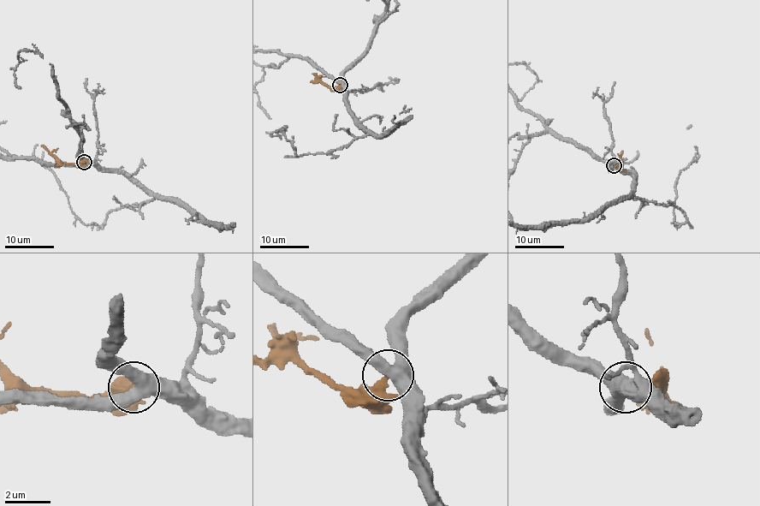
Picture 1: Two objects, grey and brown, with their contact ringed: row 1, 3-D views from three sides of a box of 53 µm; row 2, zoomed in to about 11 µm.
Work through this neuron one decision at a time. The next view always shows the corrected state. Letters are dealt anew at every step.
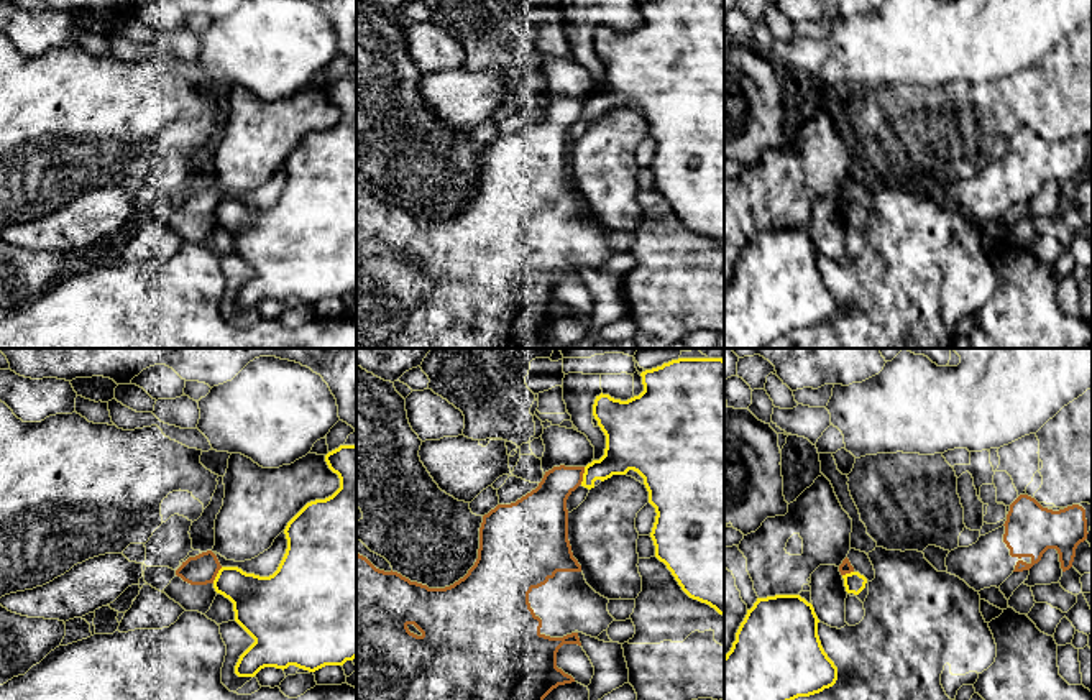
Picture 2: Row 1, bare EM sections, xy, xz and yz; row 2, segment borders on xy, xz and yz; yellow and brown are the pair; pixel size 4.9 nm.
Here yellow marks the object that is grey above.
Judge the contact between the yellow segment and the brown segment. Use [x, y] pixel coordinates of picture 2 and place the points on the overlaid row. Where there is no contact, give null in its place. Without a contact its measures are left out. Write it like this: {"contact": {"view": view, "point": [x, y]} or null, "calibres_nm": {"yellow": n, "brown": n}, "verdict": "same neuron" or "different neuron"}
{"contact": {"view": "xz", "point": [583, 475]}, "calibres_nm": {"yellow": 200, "brown": 220}, "verdict": "different neuron"}

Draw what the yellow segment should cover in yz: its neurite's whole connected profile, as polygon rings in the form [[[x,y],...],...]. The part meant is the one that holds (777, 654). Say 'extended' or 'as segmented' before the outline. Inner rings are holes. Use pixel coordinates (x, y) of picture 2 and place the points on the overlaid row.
as segmented | [[[800,595],[757,598],[724,656],[724,700],[795,700],[833,687],[837,667],[821,646],[818,623],[813,605]]]

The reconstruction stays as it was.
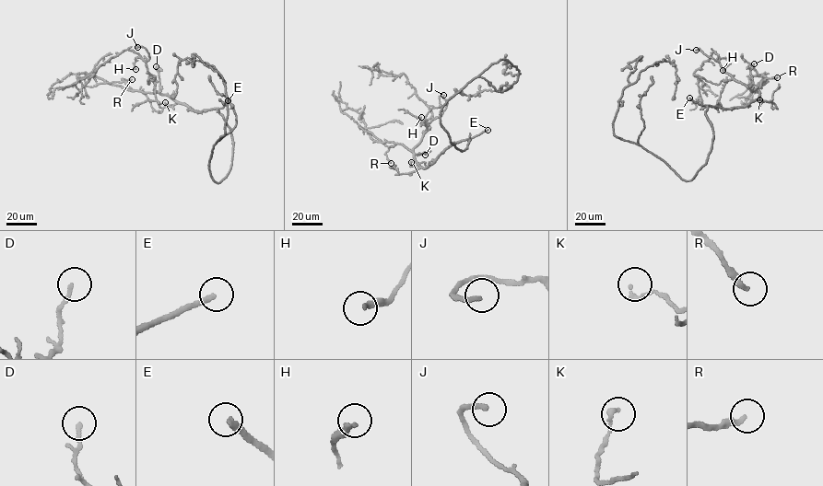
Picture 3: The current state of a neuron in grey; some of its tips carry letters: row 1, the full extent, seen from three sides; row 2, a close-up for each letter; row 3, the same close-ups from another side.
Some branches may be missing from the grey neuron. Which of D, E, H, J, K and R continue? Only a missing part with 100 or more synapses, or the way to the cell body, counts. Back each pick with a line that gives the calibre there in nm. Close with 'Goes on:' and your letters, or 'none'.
E: Thickness 280 nm
Goes on: E

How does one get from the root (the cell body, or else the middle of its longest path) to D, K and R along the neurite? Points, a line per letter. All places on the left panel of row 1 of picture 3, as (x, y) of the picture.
D: (232, 151), (230, 129), (219, 112), (216, 109), (193, 111), (161, 94), (156, 66)
K: (232, 151), (230, 129), (217, 109), (193, 111), (182, 103), (171, 107), (165, 102)
R: (232, 151), (230, 129), (217, 109), (193, 111), (167, 95), (134, 90), (122, 79), (132, 79)

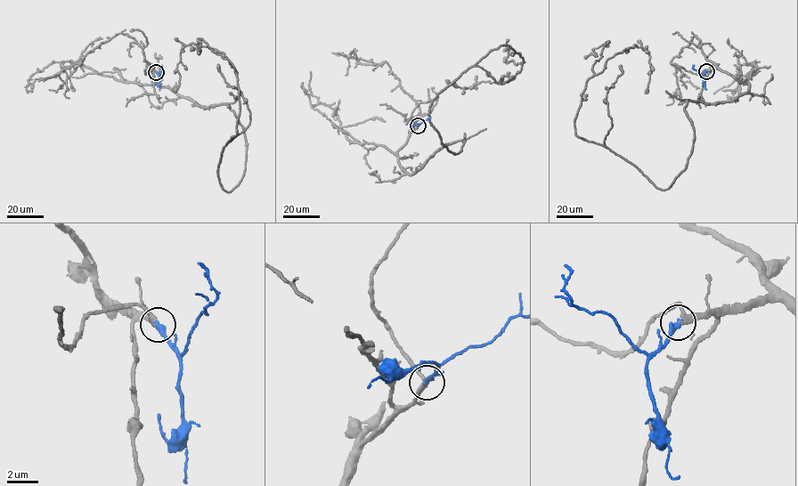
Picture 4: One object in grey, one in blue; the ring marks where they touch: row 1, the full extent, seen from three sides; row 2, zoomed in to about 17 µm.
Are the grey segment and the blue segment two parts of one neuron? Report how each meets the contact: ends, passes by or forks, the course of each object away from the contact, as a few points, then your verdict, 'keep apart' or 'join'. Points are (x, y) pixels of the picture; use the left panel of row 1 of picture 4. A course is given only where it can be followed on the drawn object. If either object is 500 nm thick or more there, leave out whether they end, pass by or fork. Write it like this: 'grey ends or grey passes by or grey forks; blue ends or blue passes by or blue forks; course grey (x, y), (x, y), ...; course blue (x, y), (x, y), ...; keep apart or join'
grey passes by; blue ends; course grey (156, 72), (234, 113), (246, 156), (231, 191), (217, 170), (237, 133), (236, 70), (190, 44), (173, 90); course blue (156, 72), (158, 76), (163, 68), (160, 65); join

